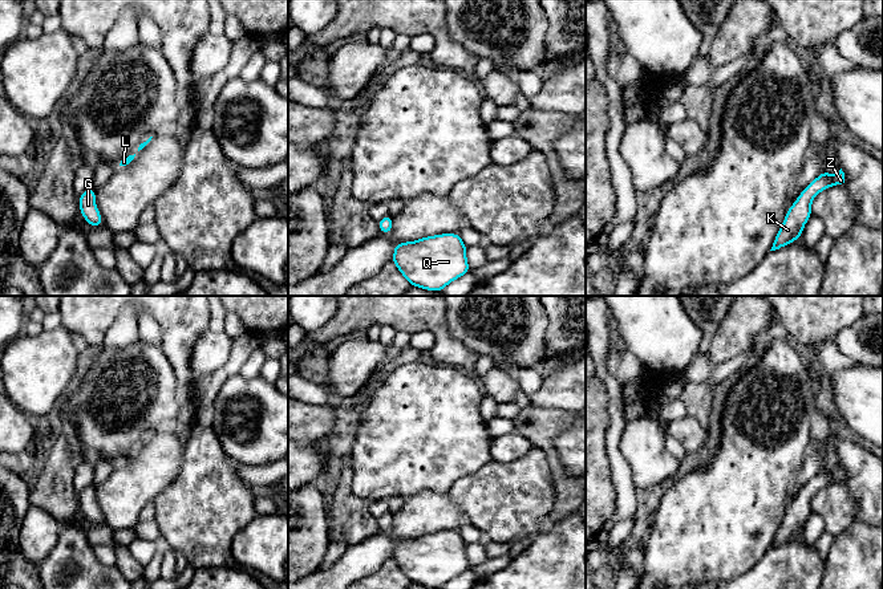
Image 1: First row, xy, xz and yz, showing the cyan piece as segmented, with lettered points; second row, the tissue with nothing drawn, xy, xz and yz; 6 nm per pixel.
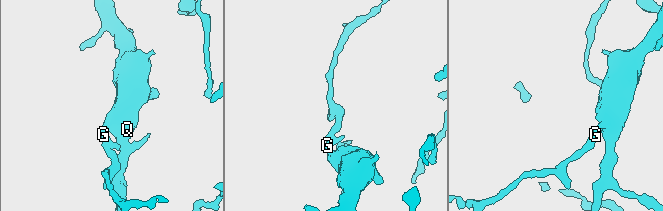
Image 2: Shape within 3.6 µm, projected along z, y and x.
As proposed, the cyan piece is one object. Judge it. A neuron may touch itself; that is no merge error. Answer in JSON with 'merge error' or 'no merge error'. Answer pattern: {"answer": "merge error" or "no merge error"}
{"answer": "no merge error"}

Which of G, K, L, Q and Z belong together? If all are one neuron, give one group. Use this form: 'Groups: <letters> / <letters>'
Groups: G K L Q Z

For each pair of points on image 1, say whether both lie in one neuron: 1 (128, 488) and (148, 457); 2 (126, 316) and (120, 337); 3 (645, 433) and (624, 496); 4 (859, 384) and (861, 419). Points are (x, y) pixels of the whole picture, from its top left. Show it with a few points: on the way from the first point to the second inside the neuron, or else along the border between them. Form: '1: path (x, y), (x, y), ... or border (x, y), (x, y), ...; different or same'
1: path (136, 480), (148, 468), (148, 464); same
2: path (126, 321), (124, 332); same
3: border (619, 445), (636, 490); different
4: path (861, 393), (861, 410); same

